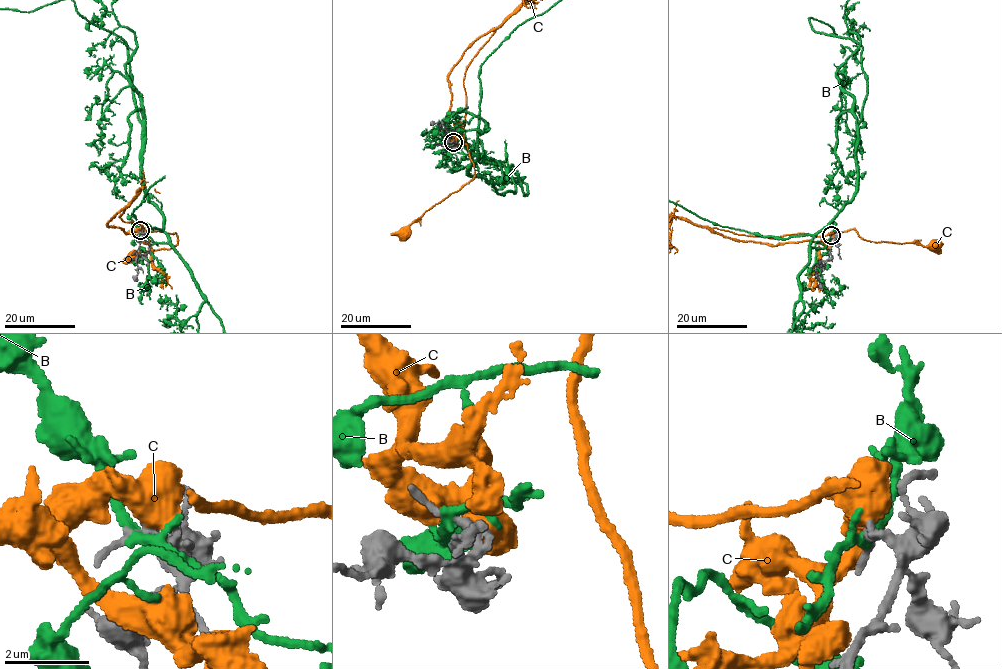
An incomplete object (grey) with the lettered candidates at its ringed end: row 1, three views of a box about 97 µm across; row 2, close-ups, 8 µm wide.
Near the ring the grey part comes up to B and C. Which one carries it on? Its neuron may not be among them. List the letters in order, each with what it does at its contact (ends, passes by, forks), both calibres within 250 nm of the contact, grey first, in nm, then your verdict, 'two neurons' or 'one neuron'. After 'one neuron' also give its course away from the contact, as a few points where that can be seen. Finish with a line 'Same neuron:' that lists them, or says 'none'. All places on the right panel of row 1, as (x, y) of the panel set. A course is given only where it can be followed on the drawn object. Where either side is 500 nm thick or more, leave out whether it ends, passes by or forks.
B: it forks | 200/190 nm | two neurons
C: 200/600 nm | two neurons
Same neuron: none

